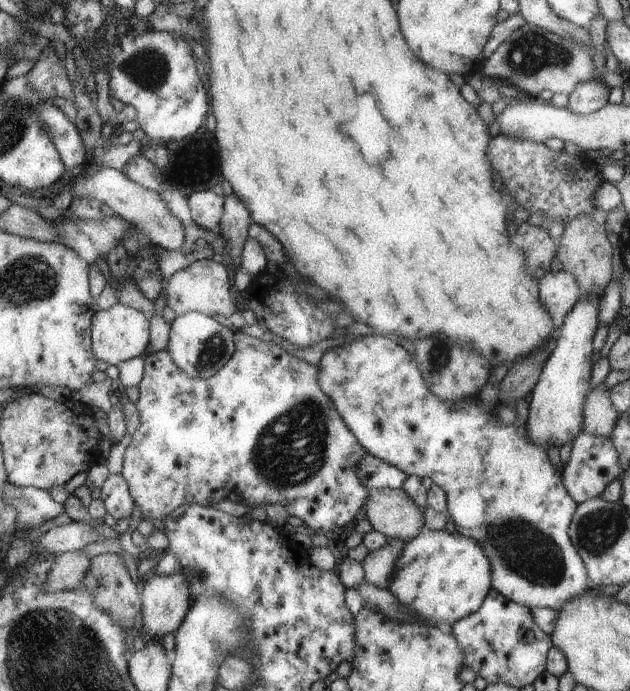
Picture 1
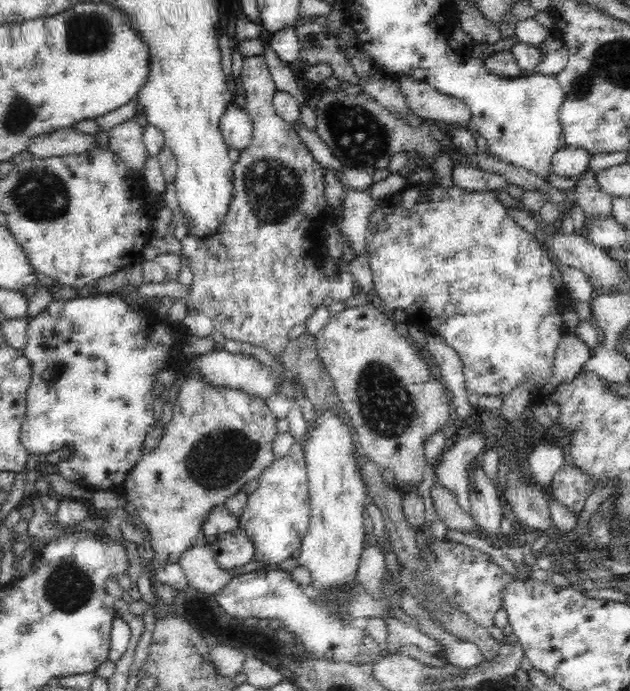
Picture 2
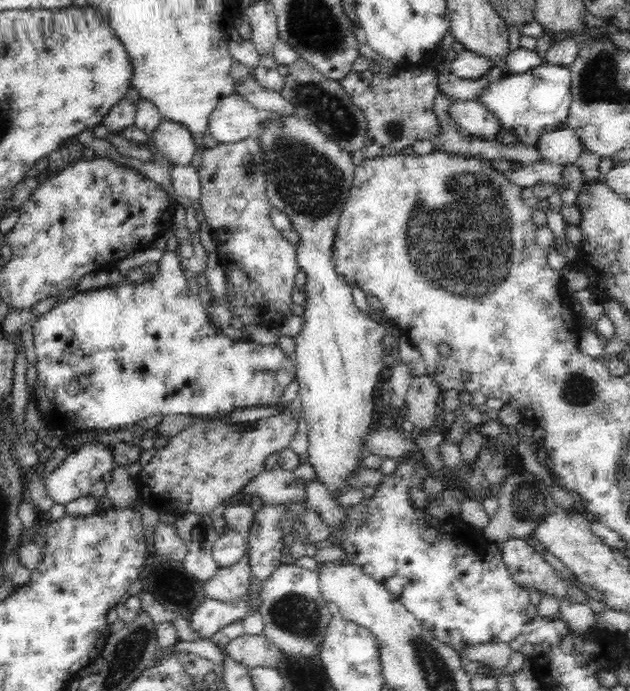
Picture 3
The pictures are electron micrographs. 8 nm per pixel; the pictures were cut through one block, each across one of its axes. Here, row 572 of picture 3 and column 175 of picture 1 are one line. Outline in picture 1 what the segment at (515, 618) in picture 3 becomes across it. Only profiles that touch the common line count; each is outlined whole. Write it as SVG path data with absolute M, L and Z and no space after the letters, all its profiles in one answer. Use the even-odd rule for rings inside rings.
M236 331L236 352L213 377L188 376L176 366L171 354L166 350L146 354L144 365L144 378L139 382L141 397L135 402L139 410L141 425L134 431L133 439L125 450L121 475L130 486L131 495L135 504L140 508L141 516L152 522L164 522L167 516L172 514L183 504L199 504L203 507L212 507L216 503L228 498L232 502L248 504L252 508L259 505L279 504L288 512L289 516L296 516L304 522L305 530L310 533L326 533L334 528L348 526L354 516L360 512L362 504L370 498L369 489L362 483L357 474L358 462L366 455L365 448L359 443L355 434L347 427L345 420L337 412L331 398L320 386L319 365L310 365L303 359L283 351L279 345L273 342L246 335L242 331Z

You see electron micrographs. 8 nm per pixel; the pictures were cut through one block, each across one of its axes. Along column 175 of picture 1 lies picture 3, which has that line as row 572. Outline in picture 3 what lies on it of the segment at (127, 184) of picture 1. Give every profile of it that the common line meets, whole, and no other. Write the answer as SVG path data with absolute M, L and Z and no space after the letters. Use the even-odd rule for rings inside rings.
M245 554L236 564L220 567L214 575L203 581L206 598L220 599L220 601L236 601L242 598L251 585L251 568Z

